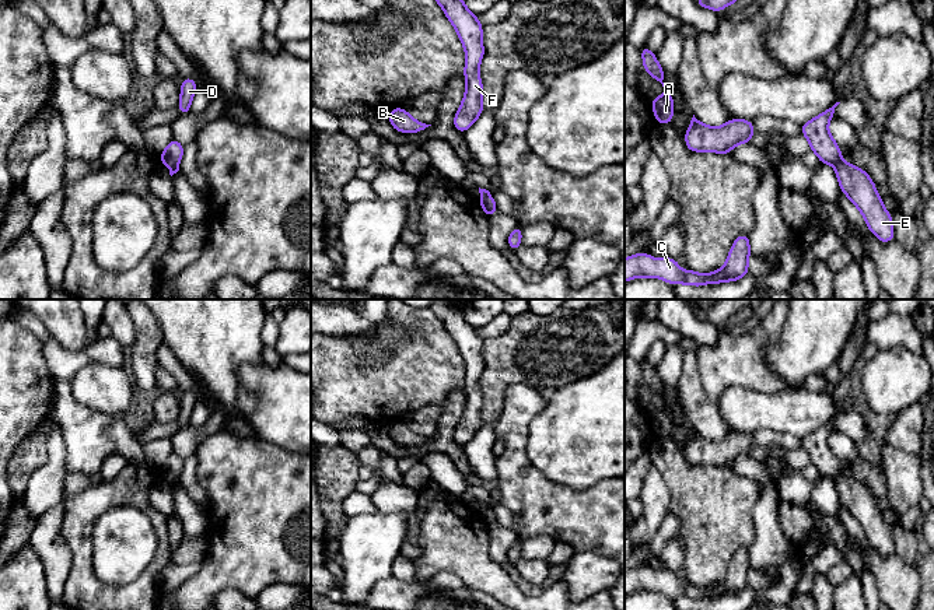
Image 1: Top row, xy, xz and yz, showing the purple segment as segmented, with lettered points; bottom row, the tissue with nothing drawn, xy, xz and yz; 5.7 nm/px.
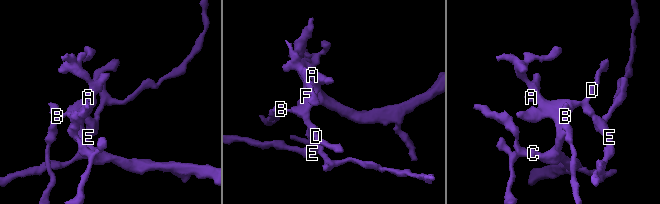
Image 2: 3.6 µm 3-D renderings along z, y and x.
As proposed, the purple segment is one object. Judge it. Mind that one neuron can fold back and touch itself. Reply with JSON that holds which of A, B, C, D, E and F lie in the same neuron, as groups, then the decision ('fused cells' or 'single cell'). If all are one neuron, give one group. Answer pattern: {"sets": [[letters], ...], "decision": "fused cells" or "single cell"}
{"sets": [["A", "B", "C", "D", "F"], ["E"]], "decision": "fused cells"}

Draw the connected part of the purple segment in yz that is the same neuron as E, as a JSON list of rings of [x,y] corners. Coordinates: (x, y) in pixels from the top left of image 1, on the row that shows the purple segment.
[[[842,159],[836,164],[835,171],[840,190],[860,210],[868,229],[882,243],[891,242],[895,238],[892,215],[886,211],[868,173]]]

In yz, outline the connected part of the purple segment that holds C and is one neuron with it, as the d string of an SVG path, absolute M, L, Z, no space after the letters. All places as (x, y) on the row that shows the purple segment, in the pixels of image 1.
M742 234L734 241L725 266L709 274L693 270L682 271L676 259L654 259L648 253L640 252L625 259L625 283L630 278L655 277L669 284L709 285L710 281L721 284L737 281L748 274L748 260L751 255L749 235Z

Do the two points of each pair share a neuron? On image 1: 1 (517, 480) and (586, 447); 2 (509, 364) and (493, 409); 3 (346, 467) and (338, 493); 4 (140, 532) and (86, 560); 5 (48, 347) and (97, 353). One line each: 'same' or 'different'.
1: different
2: same
3: same
4: different
5: same

